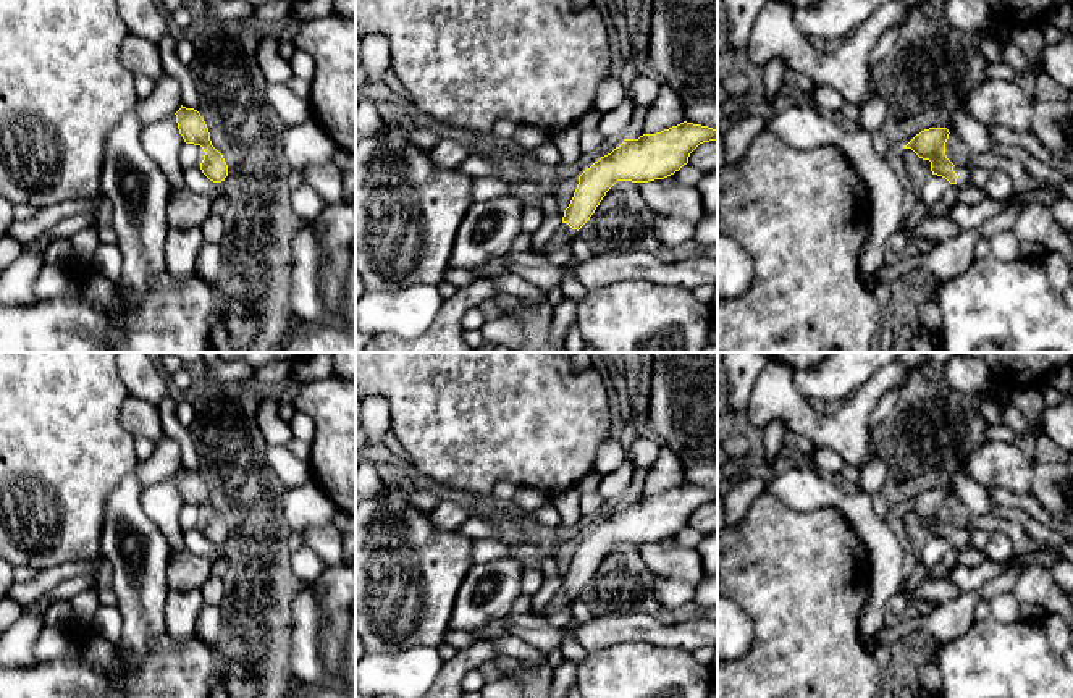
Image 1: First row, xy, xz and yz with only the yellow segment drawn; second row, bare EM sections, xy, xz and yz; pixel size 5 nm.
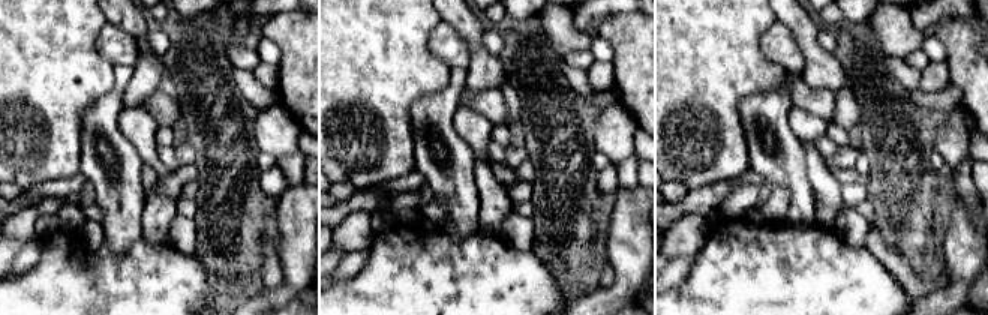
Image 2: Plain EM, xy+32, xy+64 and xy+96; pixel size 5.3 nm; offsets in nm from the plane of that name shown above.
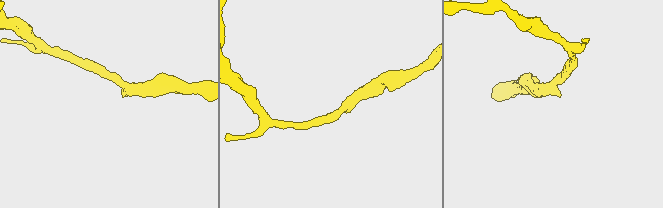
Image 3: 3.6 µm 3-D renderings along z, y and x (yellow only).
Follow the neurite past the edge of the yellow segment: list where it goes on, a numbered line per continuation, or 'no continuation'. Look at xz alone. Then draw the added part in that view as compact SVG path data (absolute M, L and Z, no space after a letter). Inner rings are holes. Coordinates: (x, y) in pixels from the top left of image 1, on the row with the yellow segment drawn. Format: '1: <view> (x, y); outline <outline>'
1: xz (564, 235); outline M562 223L562 226L554 233L549 242L538 254L546 255L551 250L569 246L570 241L575 239L577 236L579 236L577 229L572 229L567 223Z

